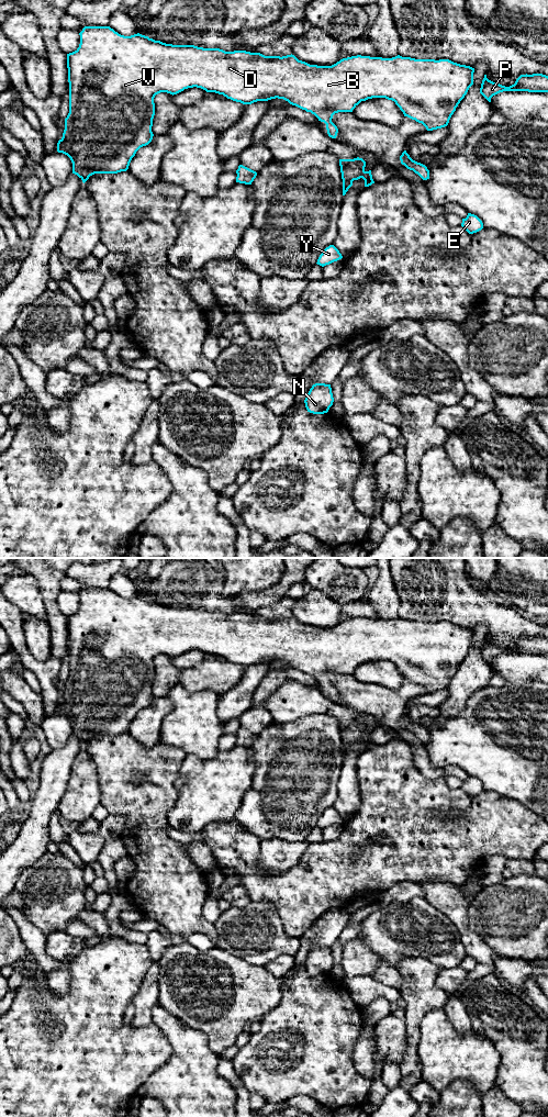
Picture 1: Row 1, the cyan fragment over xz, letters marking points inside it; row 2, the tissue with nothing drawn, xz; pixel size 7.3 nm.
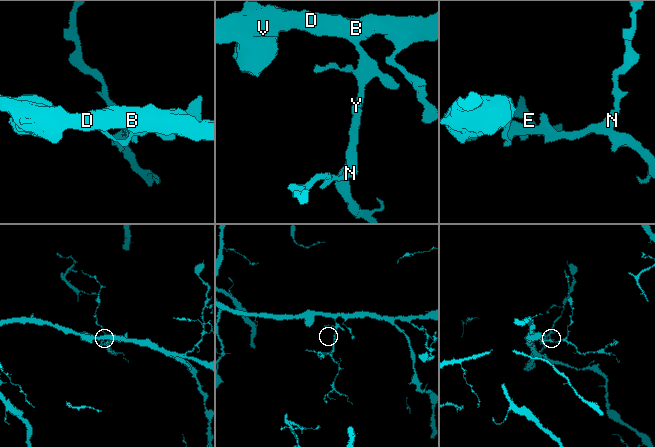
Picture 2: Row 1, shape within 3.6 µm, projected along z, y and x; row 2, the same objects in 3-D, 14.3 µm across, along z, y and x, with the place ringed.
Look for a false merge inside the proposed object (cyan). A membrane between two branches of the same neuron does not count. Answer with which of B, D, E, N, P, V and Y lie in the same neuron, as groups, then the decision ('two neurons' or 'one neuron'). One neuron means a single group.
B D E N P V Y | one neuron

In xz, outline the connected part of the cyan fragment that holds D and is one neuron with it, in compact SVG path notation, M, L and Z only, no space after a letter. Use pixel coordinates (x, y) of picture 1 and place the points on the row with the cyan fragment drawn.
M85 26L79 33L80 44L79 47L67 54L67 68L68 68L68 82L69 82L69 113L65 119L65 130L63 137L57 143L57 152L67 155L72 163L72 174L77 175L82 182L85 183L90 176L94 174L118 174L121 171L126 171L128 169L132 158L135 156L136 152L148 145L153 139L153 119L155 115L155 103L154 98L160 92L167 92L170 94L177 94L188 88L201 88L206 92L215 92L223 94L227 99L231 99L243 104L251 104L257 101L268 101L271 99L283 99L290 104L295 105L306 112L314 114L318 121L326 124L327 134L332 138L336 138L338 129L332 122L333 115L338 112L353 112L353 110L361 102L372 98L385 98L392 100L403 112L404 116L407 116L412 120L415 120L418 123L422 123L427 131L433 131L441 129L448 125L449 120L460 101L467 94L469 88L473 85L473 72L474 68L466 65L460 65L454 63L449 59L415 59L411 57L402 57L400 55L392 58L382 58L382 57L370 57L370 56L351 56L343 58L332 66L317 66L310 65L305 62L299 60L294 55L287 56L265 56L260 53L250 53L246 51L234 51L225 52L220 48L203 48L194 45L172 45L166 44L160 41L155 41L148 36L142 35L139 33L124 36L115 32L110 26Z

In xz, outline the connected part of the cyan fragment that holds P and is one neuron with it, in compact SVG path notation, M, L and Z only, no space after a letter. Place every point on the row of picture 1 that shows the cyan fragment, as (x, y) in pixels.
M543 74L521 75L514 85L505 87L489 80L487 75L484 75L480 93L489 102L491 102L493 96L503 91L548 92L548 76Z

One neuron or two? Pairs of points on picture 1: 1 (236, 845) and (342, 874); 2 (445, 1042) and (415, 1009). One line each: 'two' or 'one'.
1: one
2: two

